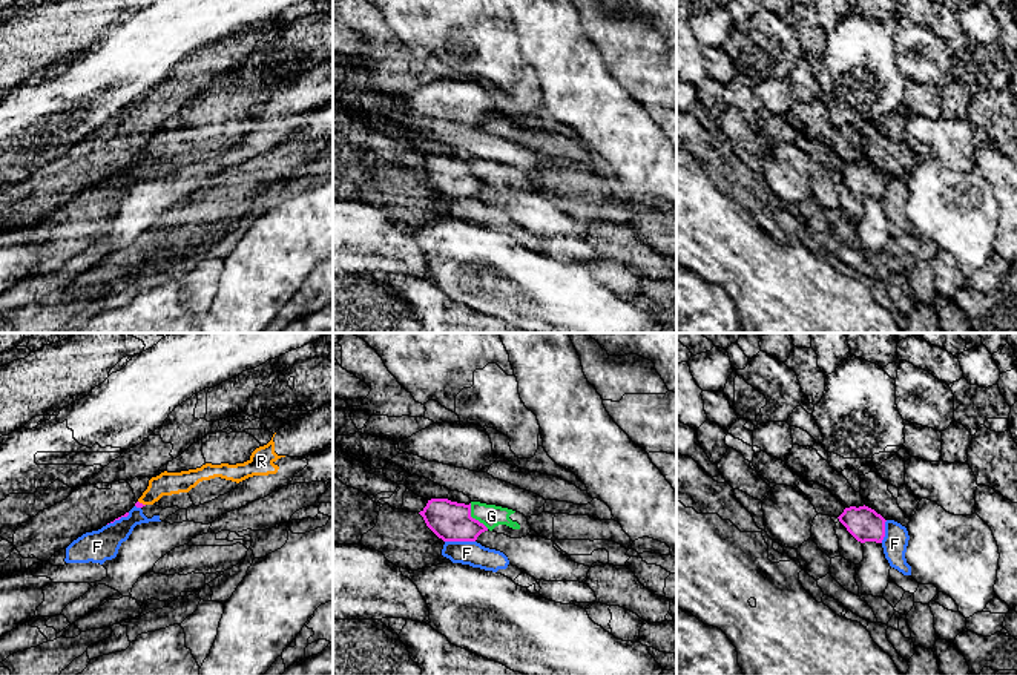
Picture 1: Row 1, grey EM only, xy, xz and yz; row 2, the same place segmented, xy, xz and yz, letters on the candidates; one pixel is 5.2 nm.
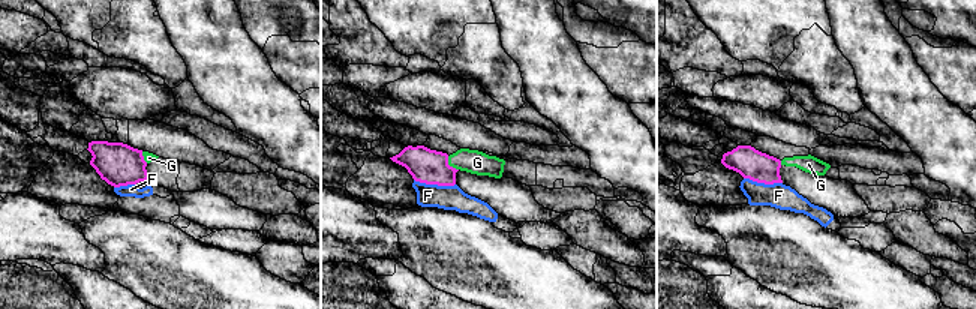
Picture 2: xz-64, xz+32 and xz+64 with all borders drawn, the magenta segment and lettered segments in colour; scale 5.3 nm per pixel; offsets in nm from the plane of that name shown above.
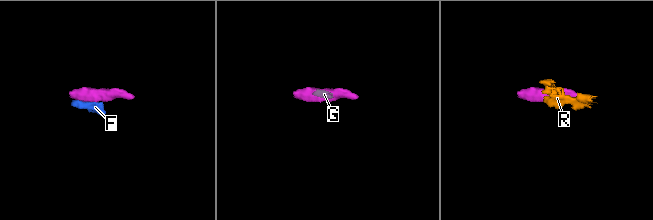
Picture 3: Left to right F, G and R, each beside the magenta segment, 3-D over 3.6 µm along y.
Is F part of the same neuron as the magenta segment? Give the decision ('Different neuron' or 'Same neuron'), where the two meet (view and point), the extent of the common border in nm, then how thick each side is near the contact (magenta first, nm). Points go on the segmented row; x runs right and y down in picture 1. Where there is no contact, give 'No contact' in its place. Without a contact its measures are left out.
Different neuron. Touches magenta at xz (460, 540). Shared border 160 nm. Thickness 200 nm (magenta) against 130 nm

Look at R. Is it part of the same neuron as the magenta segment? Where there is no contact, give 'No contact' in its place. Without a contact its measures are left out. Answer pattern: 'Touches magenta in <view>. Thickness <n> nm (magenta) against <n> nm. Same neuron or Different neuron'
Touches magenta in xy. Thickness 30 nm (magenta) against 120 nm. Same neuron

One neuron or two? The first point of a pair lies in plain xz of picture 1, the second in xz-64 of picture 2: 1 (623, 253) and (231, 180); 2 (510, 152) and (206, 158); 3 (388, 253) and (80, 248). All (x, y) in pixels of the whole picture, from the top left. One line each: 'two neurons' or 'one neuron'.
1: one neuron
2: one neuron
3: one neuron

